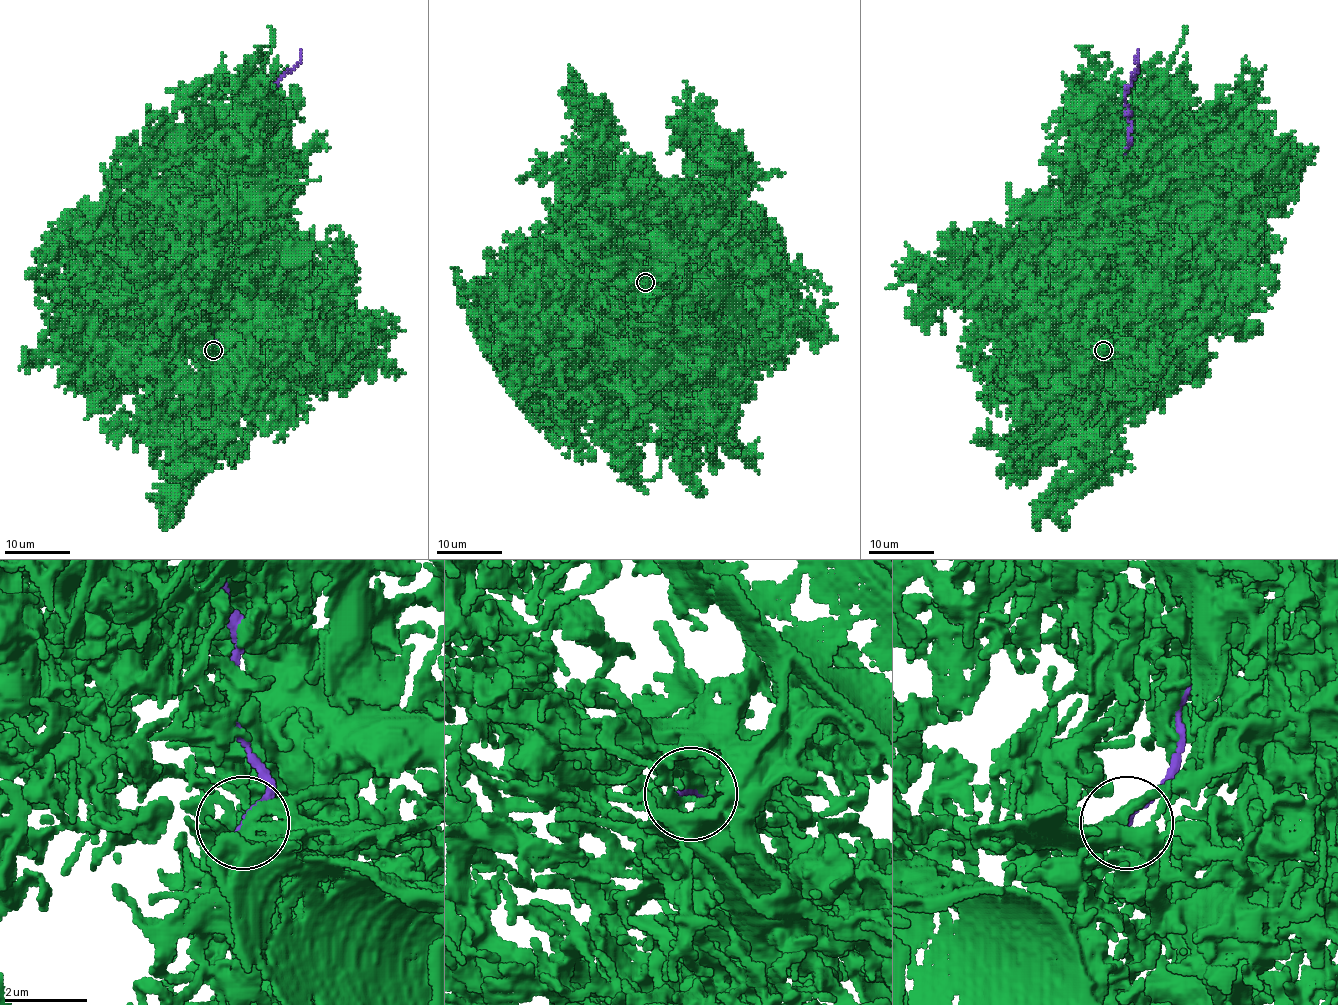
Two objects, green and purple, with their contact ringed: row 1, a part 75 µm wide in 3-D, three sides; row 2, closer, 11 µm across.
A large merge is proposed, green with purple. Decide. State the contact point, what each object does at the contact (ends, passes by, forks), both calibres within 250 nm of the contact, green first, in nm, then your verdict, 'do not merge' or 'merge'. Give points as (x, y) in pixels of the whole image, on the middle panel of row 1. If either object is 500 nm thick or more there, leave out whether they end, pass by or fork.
at (645, 282); green ends there; purple ends there; 360 nm thick on the green side, 240 nm on the other; do not merge

